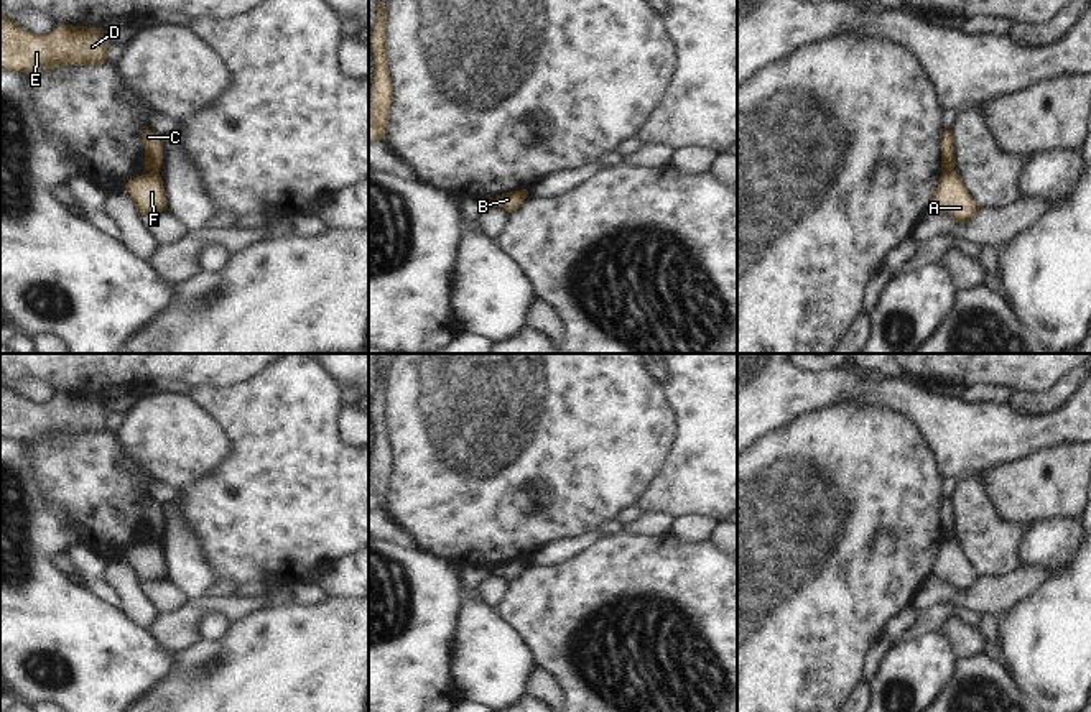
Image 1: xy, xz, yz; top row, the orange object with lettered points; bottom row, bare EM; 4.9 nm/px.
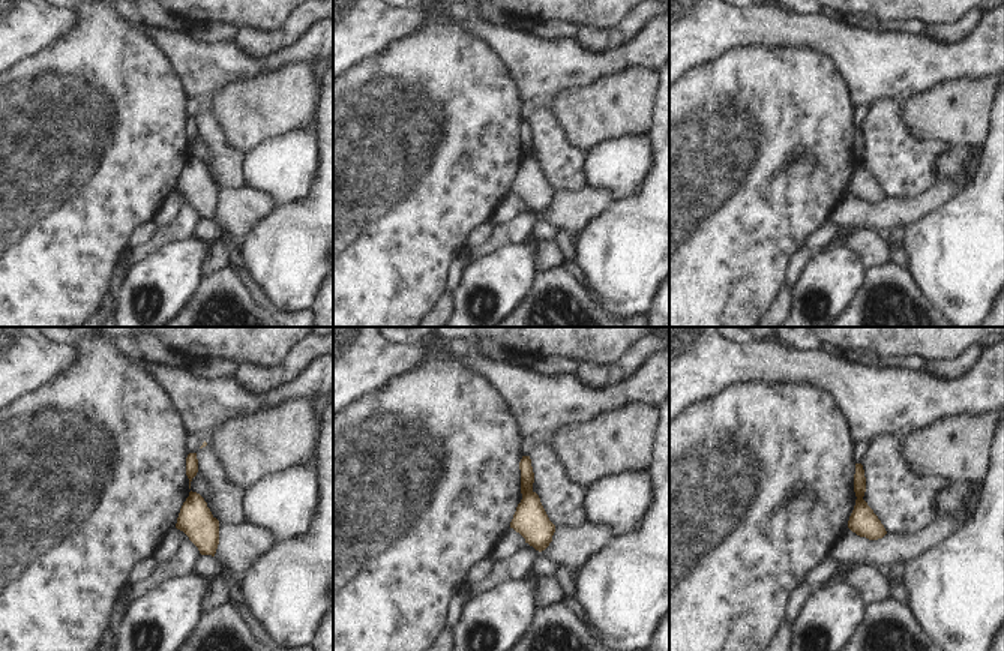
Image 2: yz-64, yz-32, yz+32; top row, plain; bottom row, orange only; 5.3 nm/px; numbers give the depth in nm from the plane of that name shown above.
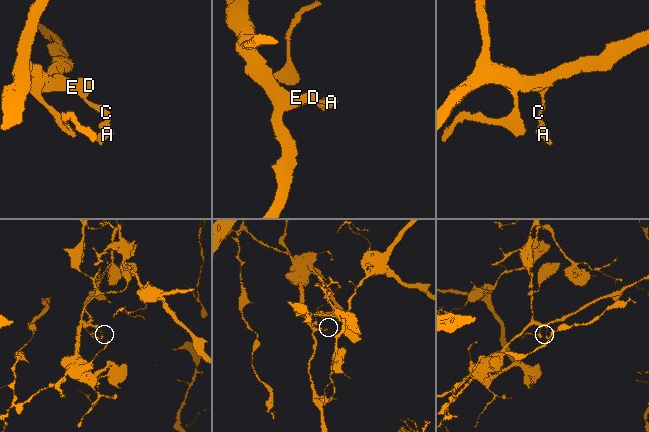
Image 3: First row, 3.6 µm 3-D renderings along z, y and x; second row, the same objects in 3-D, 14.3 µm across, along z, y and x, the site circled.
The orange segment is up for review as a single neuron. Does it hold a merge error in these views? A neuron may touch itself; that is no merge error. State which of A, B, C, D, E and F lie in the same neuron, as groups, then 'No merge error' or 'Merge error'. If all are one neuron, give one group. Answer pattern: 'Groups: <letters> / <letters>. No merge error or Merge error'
Groups: A B F / C D E. Merge error

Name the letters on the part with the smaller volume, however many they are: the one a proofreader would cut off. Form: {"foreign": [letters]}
{"foreign": ["A", "B", "F"]}

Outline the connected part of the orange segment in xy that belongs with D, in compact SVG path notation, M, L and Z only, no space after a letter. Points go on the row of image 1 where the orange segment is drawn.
M0 12L0 71L36 74L59 66L99 66L107 53L102 28L59 25L49 35L35 35Z

